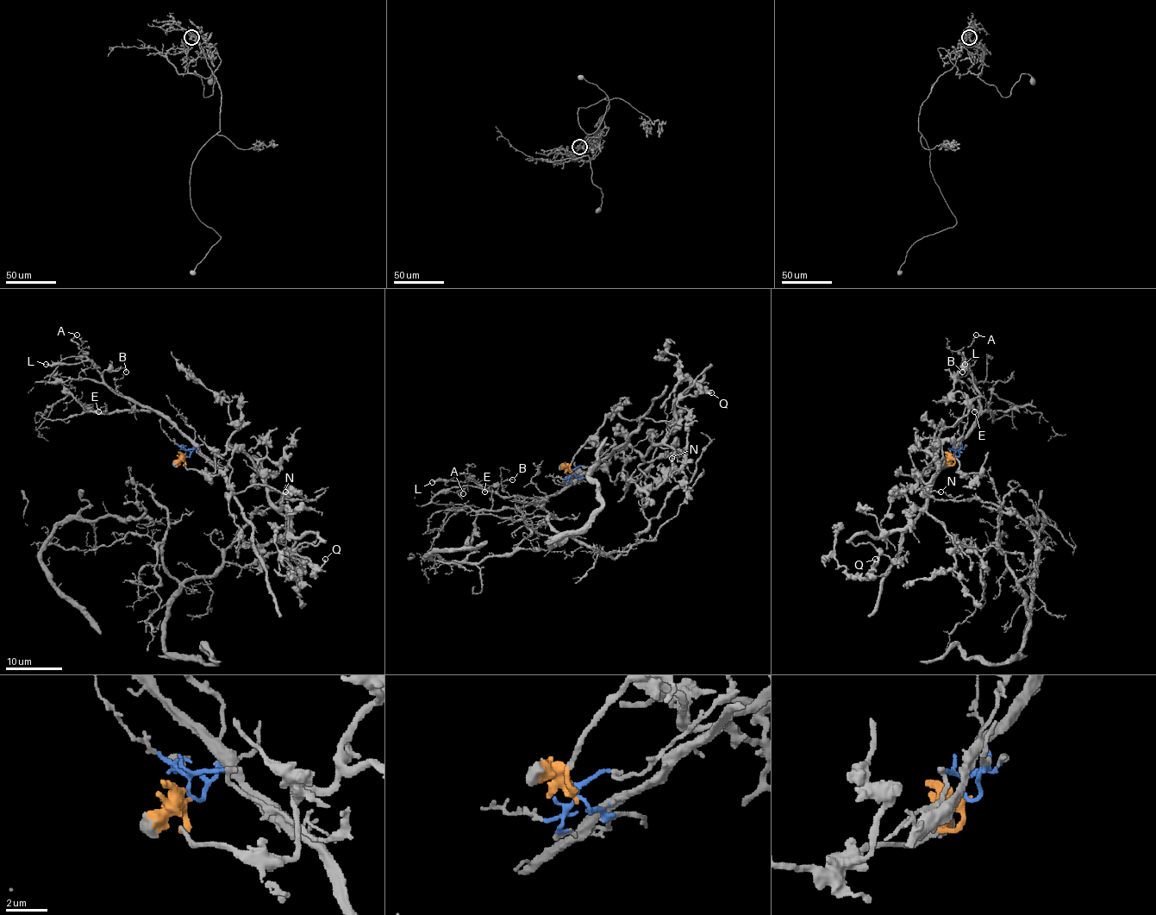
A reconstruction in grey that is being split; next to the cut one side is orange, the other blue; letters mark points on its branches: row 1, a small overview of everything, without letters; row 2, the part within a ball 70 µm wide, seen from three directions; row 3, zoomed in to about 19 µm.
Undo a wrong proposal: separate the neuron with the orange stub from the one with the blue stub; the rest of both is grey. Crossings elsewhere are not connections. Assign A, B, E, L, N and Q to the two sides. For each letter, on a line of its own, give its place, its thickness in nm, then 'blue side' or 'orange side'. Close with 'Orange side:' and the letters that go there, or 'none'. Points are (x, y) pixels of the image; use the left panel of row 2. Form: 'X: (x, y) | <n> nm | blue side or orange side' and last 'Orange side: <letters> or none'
A: (77, 335) | 130 nm | blue side
B: (126, 372) | 90 nm | blue side
E: (98, 411) | 130 nm | blue side
L: (46, 364) | 240 nm | blue side
N: (285, 491) | 180 nm | orange side
Q: (325, 559) | 200 nm | orange side
Orange side: N, Q

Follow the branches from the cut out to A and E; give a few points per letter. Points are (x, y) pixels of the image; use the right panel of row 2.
A: (954, 455), (959, 455), (959, 444), (980, 413), (978, 391), (971, 365), (959, 352), (969, 346), (976, 335)
E: (954, 455), (959, 455), (959, 444), (976, 420), (986, 410), (993, 413), (973, 407), (974, 411)

